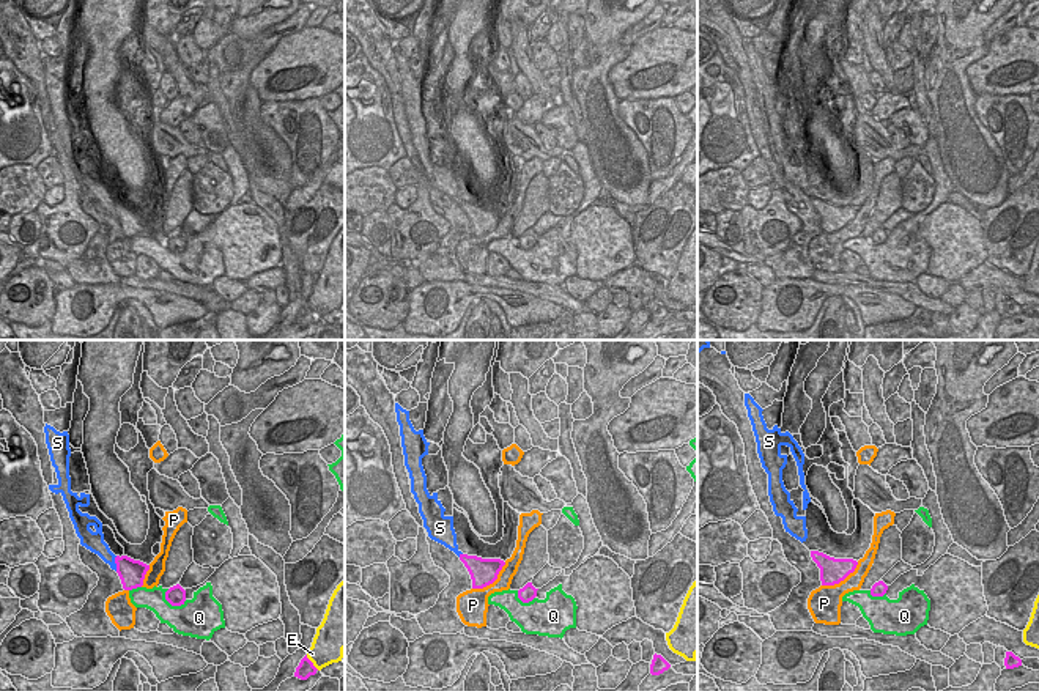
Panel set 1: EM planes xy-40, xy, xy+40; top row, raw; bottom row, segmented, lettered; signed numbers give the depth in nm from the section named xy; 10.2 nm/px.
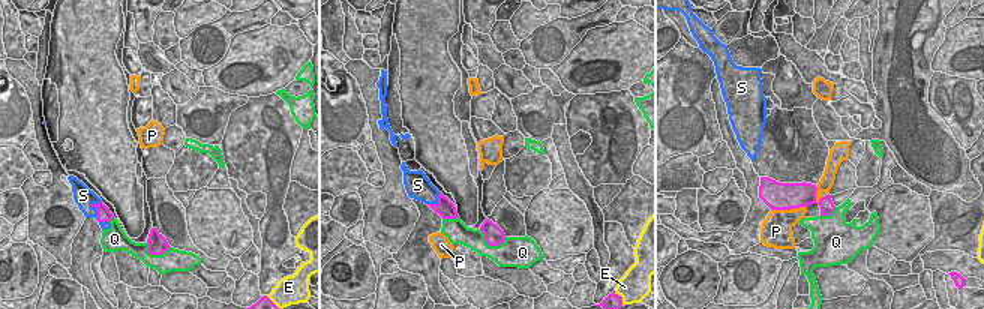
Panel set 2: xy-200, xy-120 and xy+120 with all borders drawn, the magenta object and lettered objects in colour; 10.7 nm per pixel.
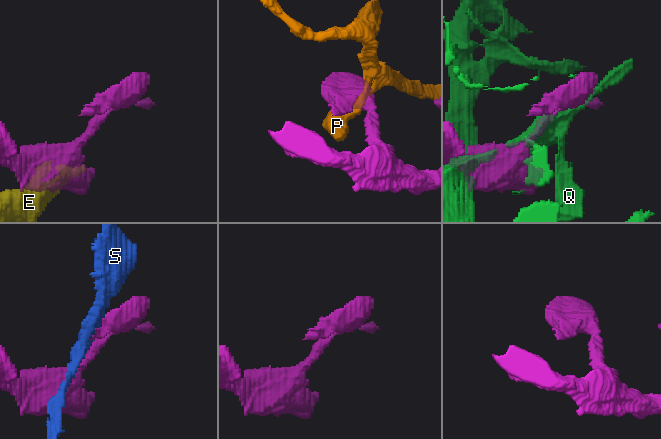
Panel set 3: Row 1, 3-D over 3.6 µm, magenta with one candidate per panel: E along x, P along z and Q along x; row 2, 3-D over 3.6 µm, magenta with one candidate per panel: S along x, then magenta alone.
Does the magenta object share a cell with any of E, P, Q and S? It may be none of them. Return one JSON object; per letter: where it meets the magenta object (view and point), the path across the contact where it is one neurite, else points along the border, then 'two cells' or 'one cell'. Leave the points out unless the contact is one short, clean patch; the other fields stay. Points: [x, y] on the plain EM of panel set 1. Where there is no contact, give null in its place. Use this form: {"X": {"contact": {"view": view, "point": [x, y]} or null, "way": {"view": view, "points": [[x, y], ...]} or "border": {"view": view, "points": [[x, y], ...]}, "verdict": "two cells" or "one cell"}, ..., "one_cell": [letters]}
{"E": {"contact": {"view": "xy-40", "point": [312, 310]}, "verdict": "two cells"}, "P": {"contact": {"view": "xy", "point": [491, 230]}, "verdict": "two cells"}, "Q": {"contact": {"view": "xy-40", "point": [173, 252]}, "verdict": "two cells"}, "S": {"contact": {"view": "xy-40", "point": [115, 210]}, "verdict": "two cells"}, "one_cell": []}

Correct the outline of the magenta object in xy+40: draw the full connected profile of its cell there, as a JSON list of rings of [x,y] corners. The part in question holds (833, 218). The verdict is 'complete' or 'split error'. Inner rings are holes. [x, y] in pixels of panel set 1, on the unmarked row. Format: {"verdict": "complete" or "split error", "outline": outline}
{"verdict": "complete", "outline": [[[811,198],[812,208],[820,216],[822,233],[834,233],[855,219],[858,209],[853,206],[834,206],[819,198]]]}

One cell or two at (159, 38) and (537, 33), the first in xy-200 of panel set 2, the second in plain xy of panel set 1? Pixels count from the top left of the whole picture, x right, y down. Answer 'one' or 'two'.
two

